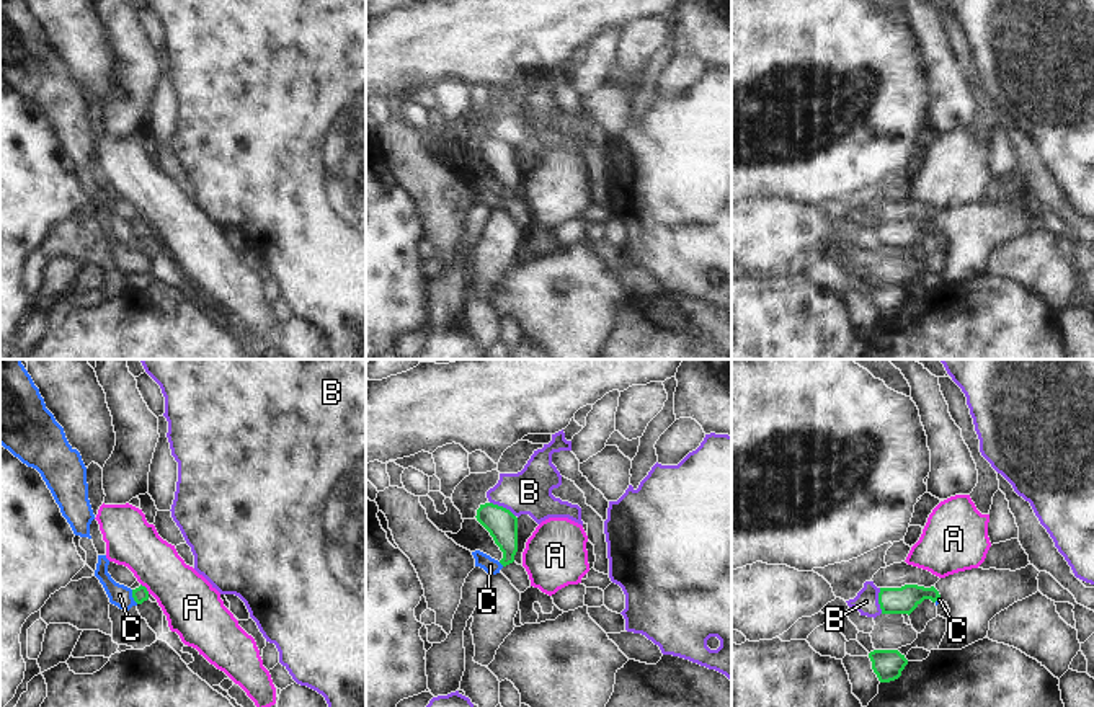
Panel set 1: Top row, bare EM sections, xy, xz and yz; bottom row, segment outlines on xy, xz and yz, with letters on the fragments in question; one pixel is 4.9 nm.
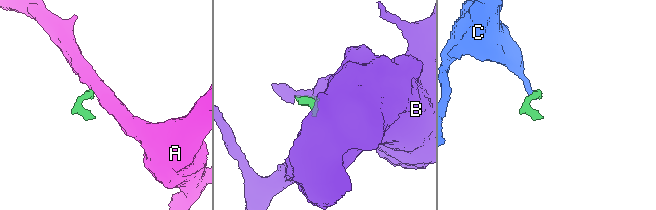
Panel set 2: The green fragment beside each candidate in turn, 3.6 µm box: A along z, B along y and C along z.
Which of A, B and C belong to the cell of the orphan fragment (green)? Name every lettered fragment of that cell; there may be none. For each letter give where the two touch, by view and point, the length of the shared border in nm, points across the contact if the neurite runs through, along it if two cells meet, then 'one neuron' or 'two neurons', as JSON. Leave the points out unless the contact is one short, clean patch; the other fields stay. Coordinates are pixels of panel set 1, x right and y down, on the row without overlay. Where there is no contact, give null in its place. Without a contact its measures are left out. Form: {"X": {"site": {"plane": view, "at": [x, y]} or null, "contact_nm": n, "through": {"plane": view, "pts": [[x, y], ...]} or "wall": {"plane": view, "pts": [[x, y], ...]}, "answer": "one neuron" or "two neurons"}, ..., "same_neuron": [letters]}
{"A": {"site": {"plane": "xy", "at": [146, 222]}, "contact_nm": 70, "wall": {"plane": "xy", "pts": [[141, 217], [149, 227]]}, "answer": "two neurons"}, "B": {"site": {"plane": "xz", "at": [502, 141]}, "contact_nm": 150, "answer": "two neurons"}, "C": {"site": {"plane": "xy", "at": [133, 231]}, "contact_nm": 80, "wall": {"plane": "xy", "pts": [[131, 224], [131, 231], [137, 237]]}, "answer": "two neurons"}, "same_neuron": []}

